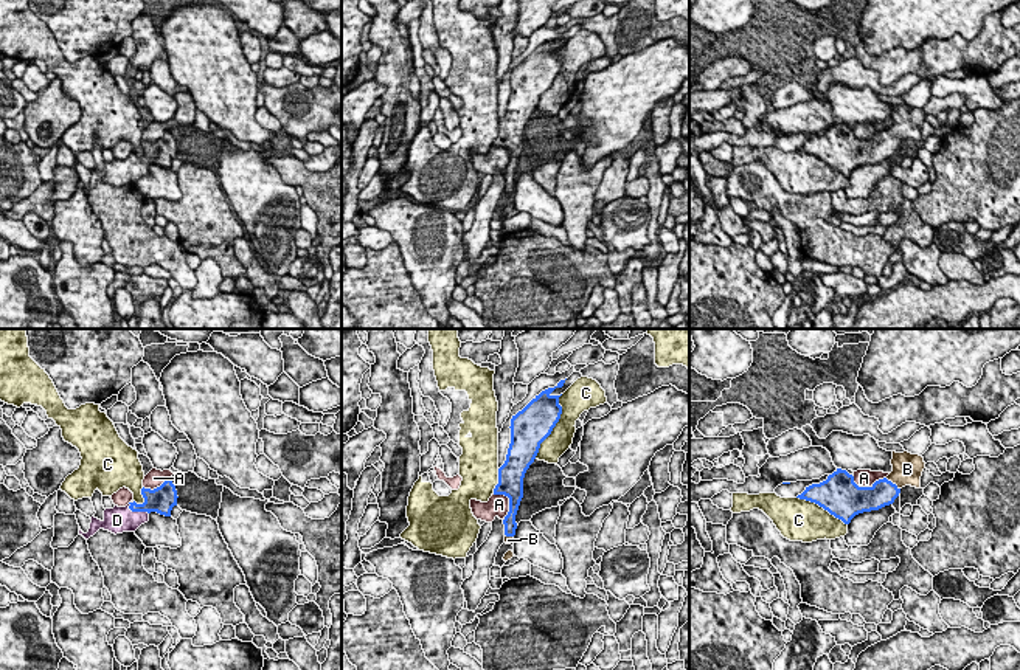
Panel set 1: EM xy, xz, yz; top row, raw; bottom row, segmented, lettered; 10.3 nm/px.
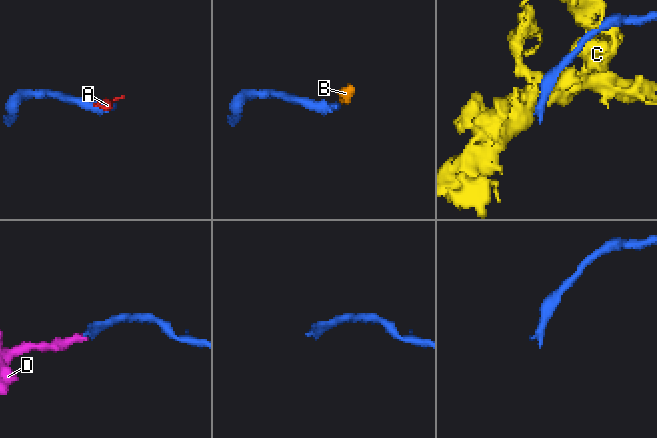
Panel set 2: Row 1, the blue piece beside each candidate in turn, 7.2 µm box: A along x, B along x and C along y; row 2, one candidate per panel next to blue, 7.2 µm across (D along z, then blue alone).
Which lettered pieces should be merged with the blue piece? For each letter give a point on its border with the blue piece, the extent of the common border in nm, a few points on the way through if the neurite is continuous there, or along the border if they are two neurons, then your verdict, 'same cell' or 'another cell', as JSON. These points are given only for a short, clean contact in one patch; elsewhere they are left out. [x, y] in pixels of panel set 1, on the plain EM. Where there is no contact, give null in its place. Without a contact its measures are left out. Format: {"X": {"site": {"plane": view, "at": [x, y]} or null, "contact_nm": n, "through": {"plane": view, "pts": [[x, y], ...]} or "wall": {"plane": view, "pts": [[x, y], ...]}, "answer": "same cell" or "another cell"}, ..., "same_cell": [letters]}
{"A": {"site": {"plane": "yz", "at": [867, 140]}, "contact_nm": 360, "answer": "another cell"}, "B": {"site": {"plane": "yz", "at": [891, 135]}, "contact_nm": 200, "through": {"plane": "yz", "pts": [[884, 145], [891, 135], [907, 121]]}, "answer": "same cell"}, "C": {"site": {"plane": "xz", "at": [555, 78]}, "contact_nm": 750, "answer": "another cell"}, "D": {"site": {"plane": "xy", "at": [138, 163]}, "contact_nm": 240, "through": {"plane": "xy", "pts": [[159, 152], [138, 163], [129, 171], [117, 172]]}, "answer": "same cell"}, "same_cell": ["B", "D"]}

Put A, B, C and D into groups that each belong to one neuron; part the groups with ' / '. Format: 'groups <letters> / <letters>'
groups A / B D / C

